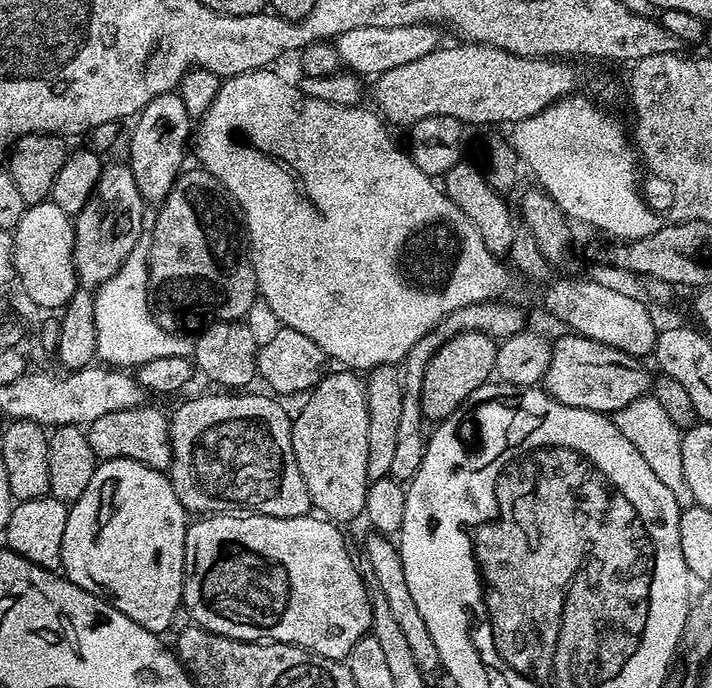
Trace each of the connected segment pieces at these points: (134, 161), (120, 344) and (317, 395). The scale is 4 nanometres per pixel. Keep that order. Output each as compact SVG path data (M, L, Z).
M179 91L158 94L138 114L136 129L128 140L127 163L132 165L132 180L136 183L136 191L145 201L163 201L172 183L182 171L180 163L184 160L184 143L188 140L188 131L193 131L193 117L186 114L186 106L182 106Z
M145 228L123 266L97 287L94 308L96 356L105 365L137 368L156 358L191 357L195 353L195 341L191 337L184 338L165 329L152 314L148 293L148 258L152 244L152 231Z
M336 370L340 372L329 371L327 374L321 375L316 387L307 393L304 405L300 408L300 413L295 413L292 422L292 441L294 442L294 458L298 462L298 470L302 470L302 478L306 482L306 490L312 499L312 507L321 517L327 518L333 522L341 522L340 520L352 520L355 516L363 517L365 515L364 507L366 506L366 494L368 493L369 478L368 467L366 466L366 430L370 427L370 418L368 417L368 407L366 406L366 390L364 389L364 380L361 379L355 371L352 370Z

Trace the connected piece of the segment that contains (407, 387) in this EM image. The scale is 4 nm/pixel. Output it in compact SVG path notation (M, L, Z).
M493 298L483 300L480 304L462 306L448 315L438 327L414 342L412 348L405 354L402 361L402 383L404 385L404 397L402 398L402 418L398 421L398 446L394 450L388 475L401 482L411 481L414 474L418 474L418 466L422 466L424 446L426 443L426 421L420 409L420 395L422 394L422 378L430 358L439 349L441 344L450 336L457 336L460 332L481 332L493 338L513 336L525 331L524 312L515 308L512 304L503 304L503 299Z

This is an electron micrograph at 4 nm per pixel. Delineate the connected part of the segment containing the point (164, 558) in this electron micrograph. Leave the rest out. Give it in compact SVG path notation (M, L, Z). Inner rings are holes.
M130 458L101 460L90 478L82 498L70 505L66 531L62 533L60 568L74 586L102 598L126 618L138 622L147 632L164 634L176 611L181 611L184 598L186 561L189 559L189 513L184 511L171 479L161 469L151 468Z

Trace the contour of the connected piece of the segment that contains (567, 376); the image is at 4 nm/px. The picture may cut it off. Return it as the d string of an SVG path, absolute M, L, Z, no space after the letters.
M579 334L564 335L568 336L554 340L550 362L542 379L544 391L562 402L562 406L614 414L632 400L649 395L654 376L640 365L643 363L637 357Z

